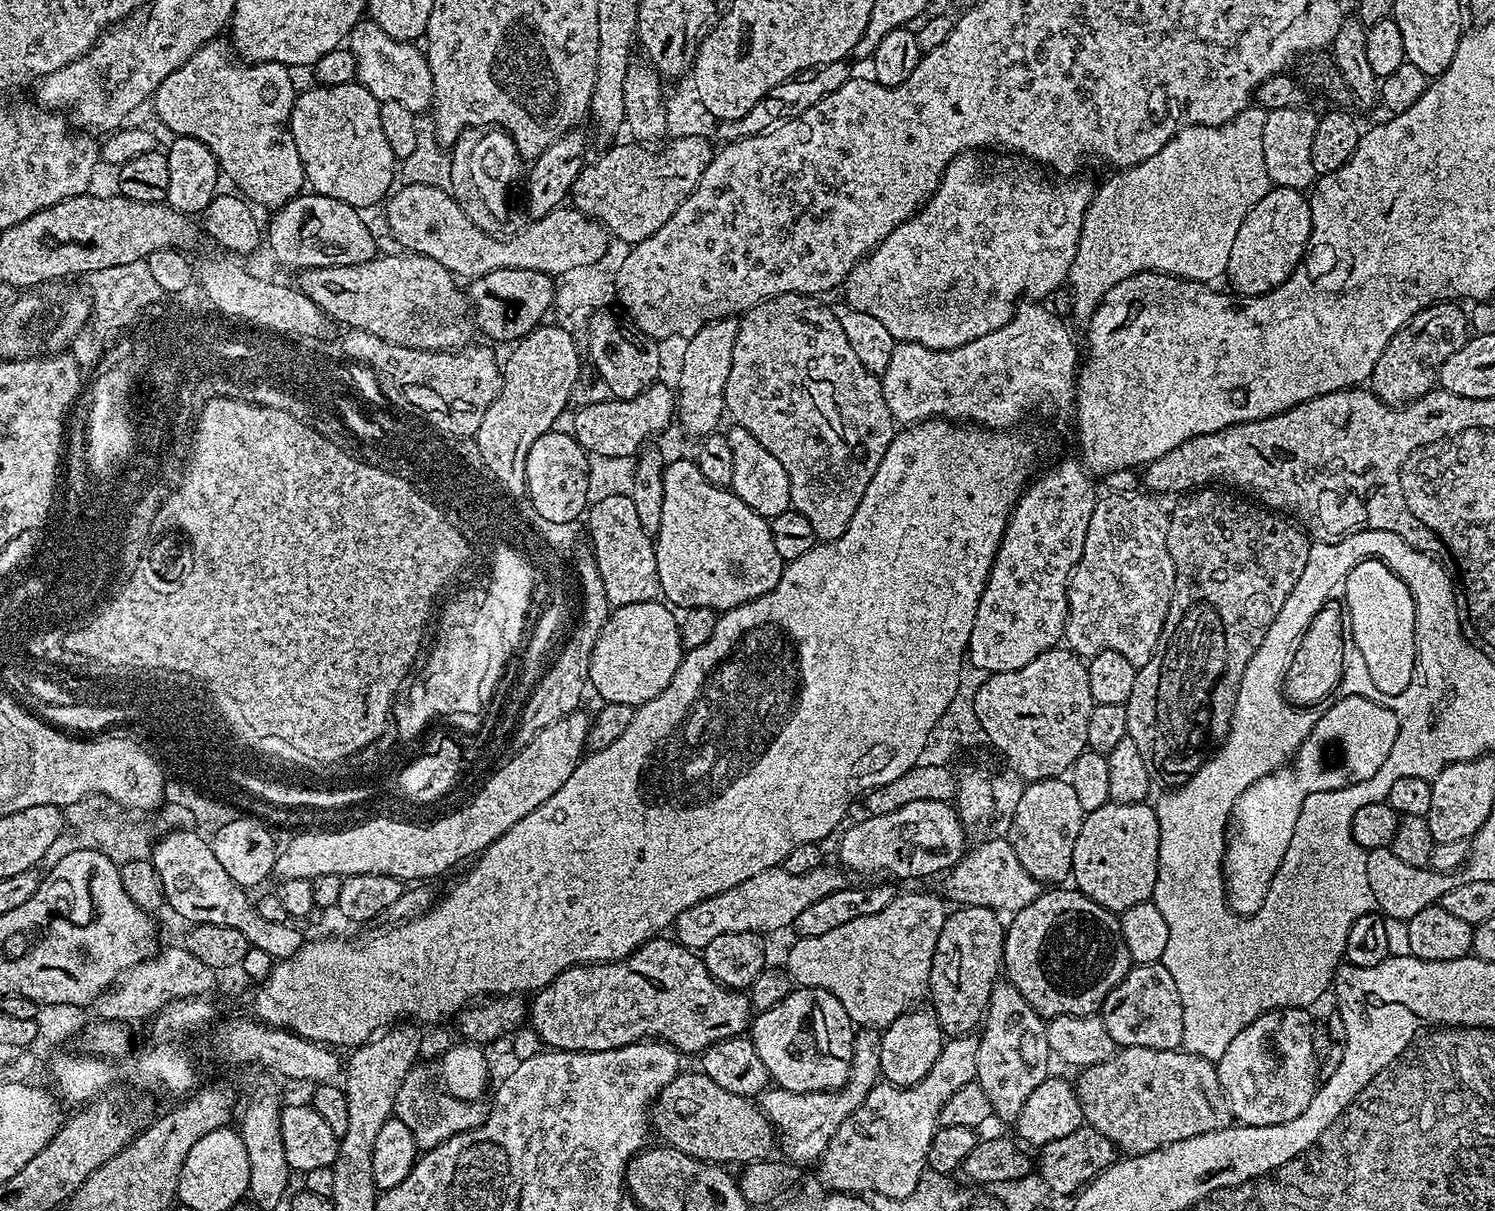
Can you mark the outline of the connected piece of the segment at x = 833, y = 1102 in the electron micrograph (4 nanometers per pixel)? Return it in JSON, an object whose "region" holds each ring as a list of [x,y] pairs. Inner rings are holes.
{"region":[[[864,1026],[856,1032],[852,1051],[852,1065],[848,1081],[844,1087],[830,1092],[791,1092],[785,1088],[769,1087],[760,1093],[758,1103],[768,1123],[778,1136],[778,1148],[789,1161],[799,1166],[819,1161],[824,1155],[830,1138],[862,1106],[866,1094],[881,1079],[880,1074],[880,1037],[881,1033],[871,1026]]]}

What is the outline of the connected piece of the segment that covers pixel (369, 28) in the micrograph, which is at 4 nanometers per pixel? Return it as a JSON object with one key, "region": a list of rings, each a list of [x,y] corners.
{"region":[[[367,18],[360,19],[350,30],[346,46],[352,51],[356,63],[356,80],[381,102],[398,102],[406,110],[427,113],[432,107],[432,75],[428,57],[416,49],[415,43],[395,40]]]}

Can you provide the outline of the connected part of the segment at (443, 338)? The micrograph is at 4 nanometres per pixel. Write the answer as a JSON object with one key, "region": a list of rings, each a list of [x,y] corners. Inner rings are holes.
{"region":[[[377,254],[371,260],[366,262],[358,262],[350,266],[326,266],[325,268],[305,268],[299,273],[300,281],[298,287],[302,294],[306,294],[306,298],[310,298],[310,302],[314,302],[314,306],[318,306],[324,311],[324,315],[329,321],[344,324],[345,329],[357,328],[358,330],[366,330],[369,334],[378,334],[378,338],[382,338],[391,344],[398,346],[406,346],[407,348],[421,348],[422,350],[430,350],[431,352],[450,352],[458,348],[463,348],[469,343],[468,340],[474,333],[474,321],[470,315],[470,309],[466,303],[465,295],[462,288],[459,288],[457,277],[446,270],[446,266],[442,266],[438,262],[434,262],[434,258],[426,258],[425,256],[417,256],[415,254],[400,254],[404,256],[383,256]]]}

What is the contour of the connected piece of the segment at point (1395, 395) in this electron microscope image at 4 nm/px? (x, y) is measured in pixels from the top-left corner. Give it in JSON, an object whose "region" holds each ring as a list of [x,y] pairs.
{"region":[[[1441,302],[1421,308],[1390,338],[1370,377],[1370,390],[1382,403],[1403,406],[1437,387],[1442,362],[1470,339],[1470,320],[1460,307],[1456,302]]]}

